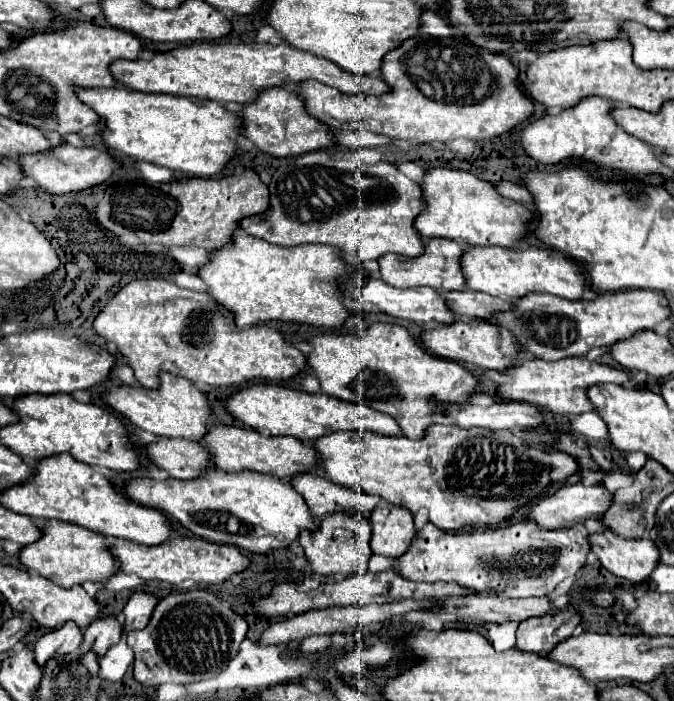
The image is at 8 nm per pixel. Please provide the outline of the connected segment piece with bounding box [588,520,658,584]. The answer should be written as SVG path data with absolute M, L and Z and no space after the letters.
M600 520L600 532L588 536L590 552L598 556L600 564L612 574L634 584L646 582L650 572L658 566L658 548L650 538L622 538L608 530Z

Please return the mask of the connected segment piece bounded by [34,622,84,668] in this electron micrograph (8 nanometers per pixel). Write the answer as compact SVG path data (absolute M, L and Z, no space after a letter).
M66 622L62 628L50 630L34 646L34 656L38 666L42 668L50 658L56 656L62 658L66 654L74 654L80 648L82 640L84 640L84 632L80 626L76 626L76 622Z

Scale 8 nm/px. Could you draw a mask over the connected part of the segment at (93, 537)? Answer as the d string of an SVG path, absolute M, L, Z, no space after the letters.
M44 520L40 530L42 530L40 540L20 550L20 562L28 570L38 572L40 576L64 588L72 584L84 584L88 580L102 582L116 572L116 560L108 552L108 544L104 536L62 520Z

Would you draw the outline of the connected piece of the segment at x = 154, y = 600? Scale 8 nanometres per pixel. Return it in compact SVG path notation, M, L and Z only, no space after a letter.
M144 590L134 592L134 596L128 600L128 604L124 608L124 616L126 616L124 632L144 628L150 622L150 616L158 602L160 602L160 598L156 594L150 594Z

